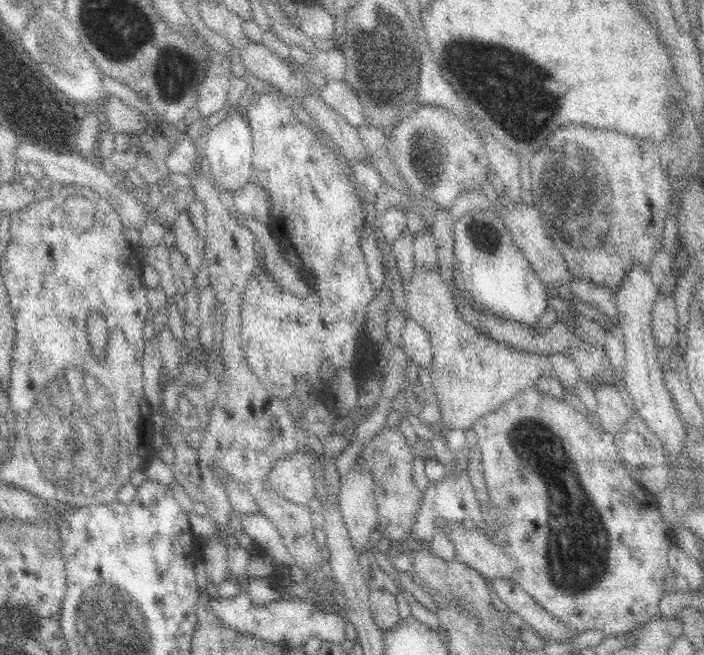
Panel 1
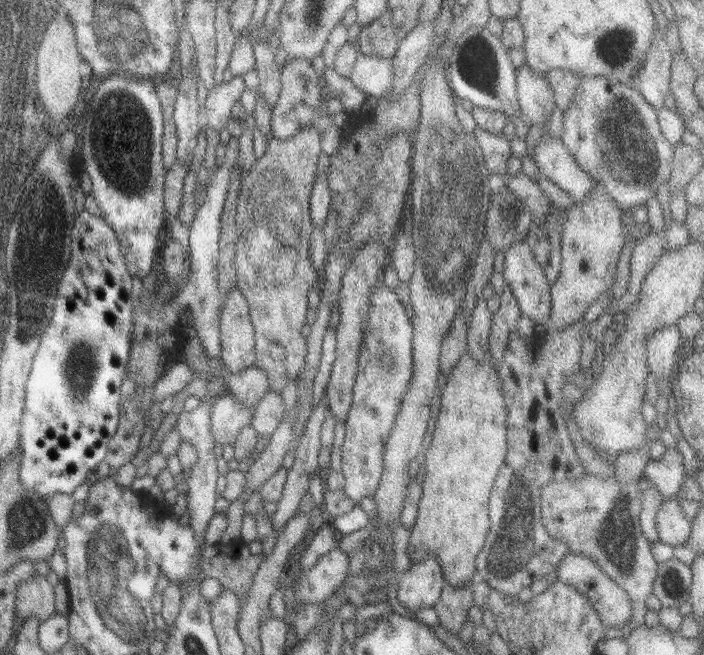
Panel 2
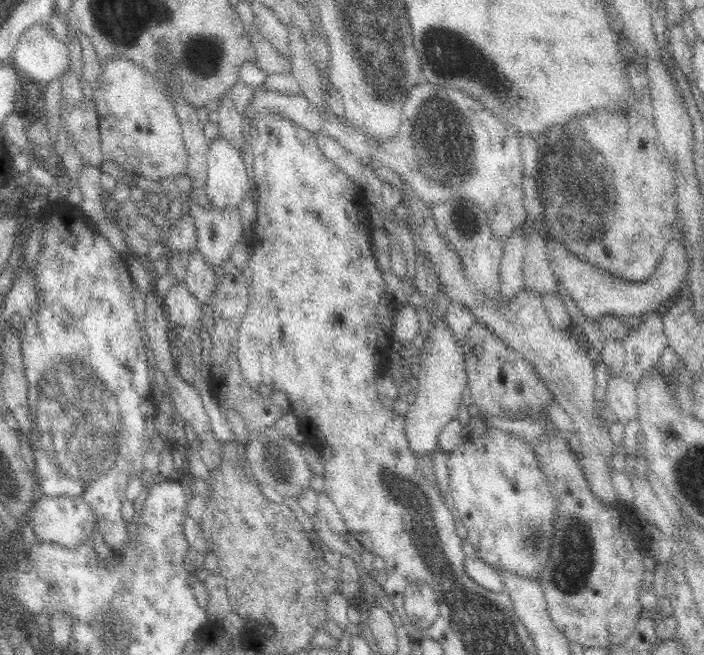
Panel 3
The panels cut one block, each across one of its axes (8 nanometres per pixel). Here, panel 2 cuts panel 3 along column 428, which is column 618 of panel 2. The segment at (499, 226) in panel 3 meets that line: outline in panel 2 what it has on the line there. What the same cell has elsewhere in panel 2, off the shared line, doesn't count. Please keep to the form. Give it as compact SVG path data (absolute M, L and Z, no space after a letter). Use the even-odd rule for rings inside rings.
M601 75L581 77L573 98L570 98L567 108L562 111L560 141L577 166L602 185L609 199L620 210L646 206L649 199L655 198L657 188L668 180L672 144L661 136L655 109L631 85Z

